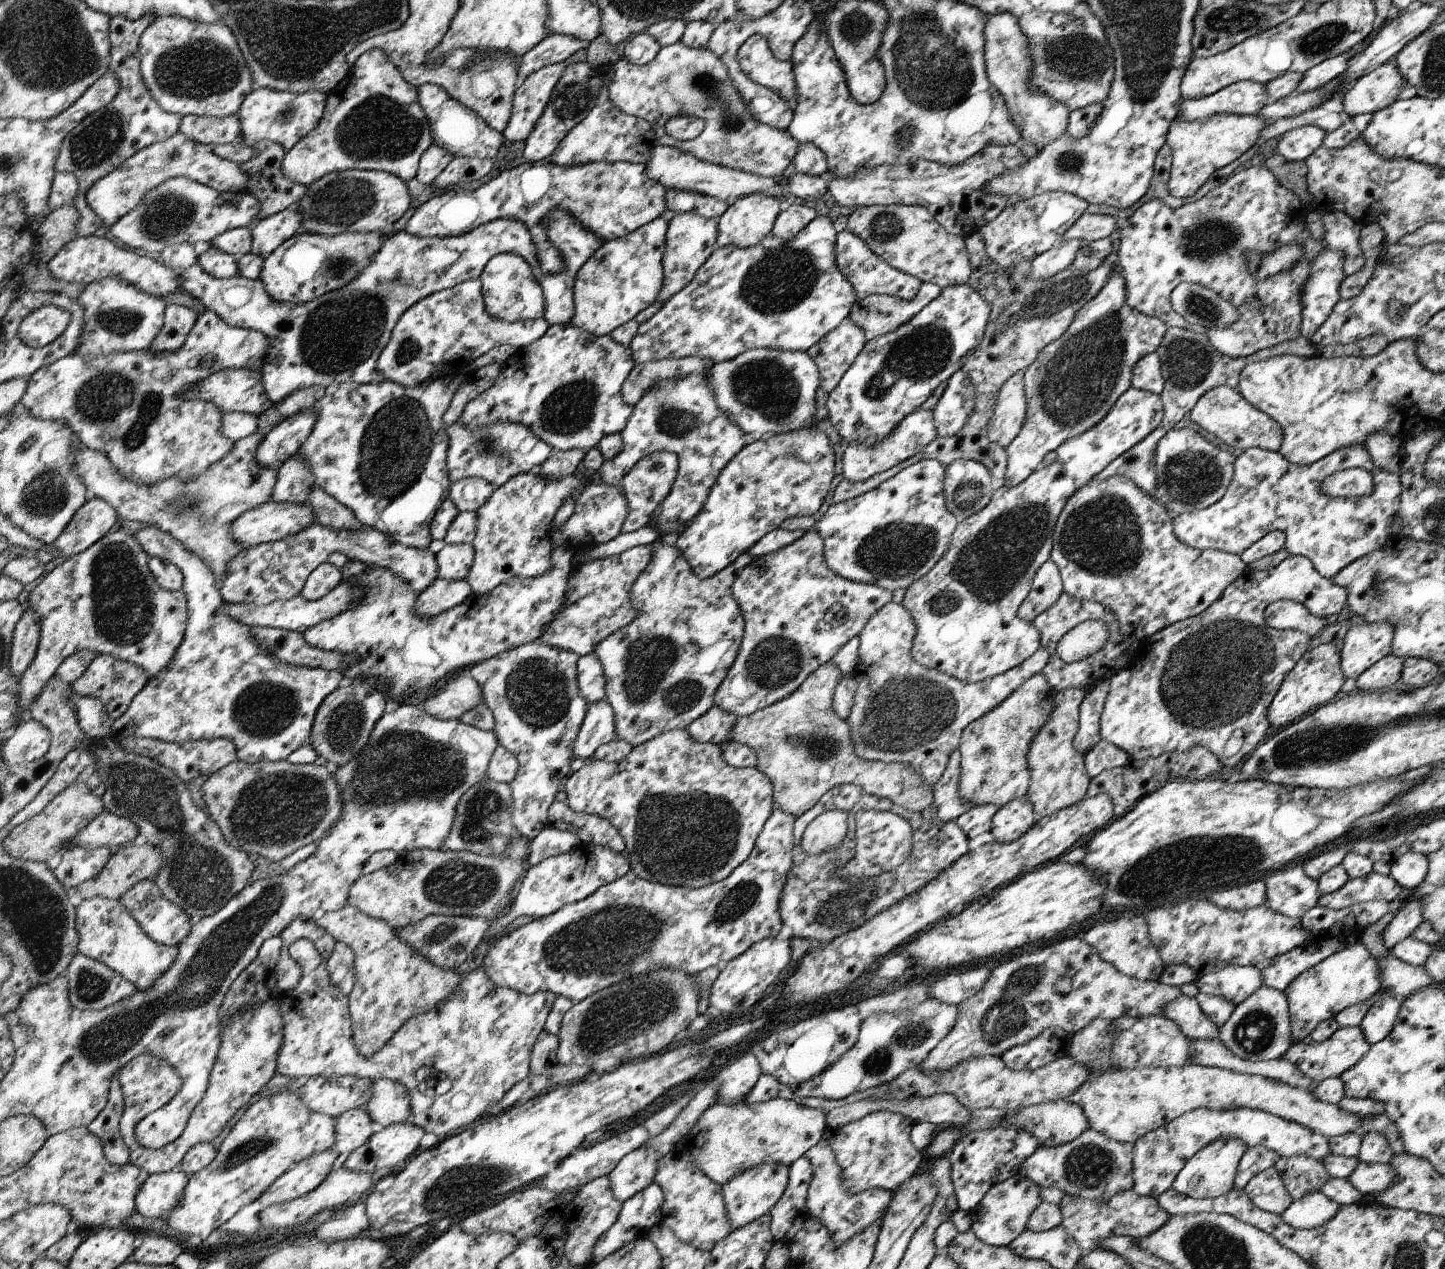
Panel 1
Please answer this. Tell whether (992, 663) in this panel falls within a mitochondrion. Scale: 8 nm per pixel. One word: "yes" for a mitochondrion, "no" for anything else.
no

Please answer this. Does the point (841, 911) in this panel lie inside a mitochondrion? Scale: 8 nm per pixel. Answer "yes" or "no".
yes

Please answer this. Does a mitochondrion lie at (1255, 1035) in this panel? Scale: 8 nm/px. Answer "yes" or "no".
yes

